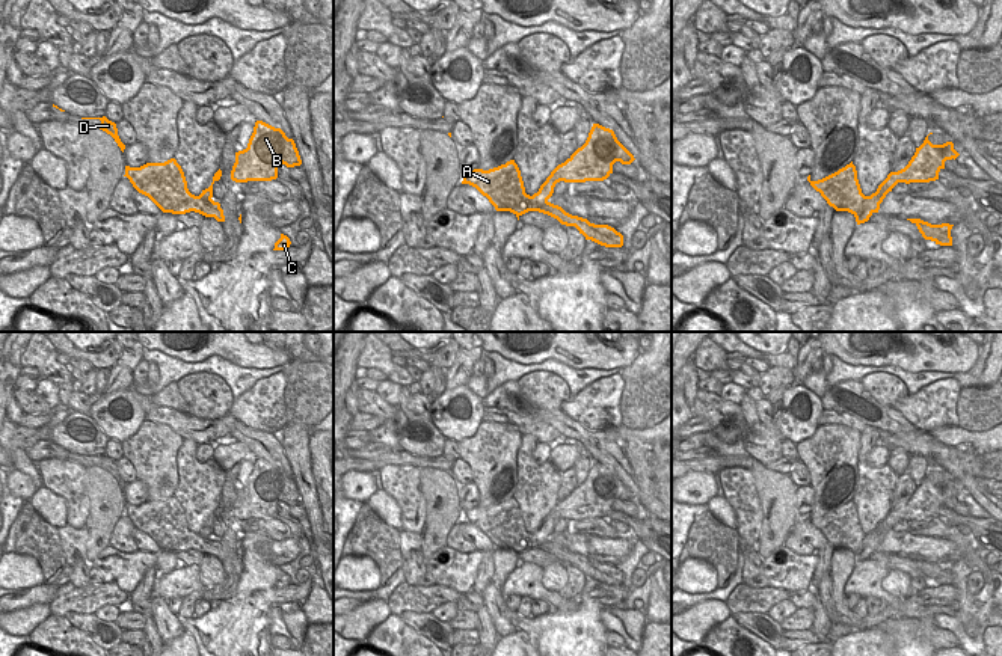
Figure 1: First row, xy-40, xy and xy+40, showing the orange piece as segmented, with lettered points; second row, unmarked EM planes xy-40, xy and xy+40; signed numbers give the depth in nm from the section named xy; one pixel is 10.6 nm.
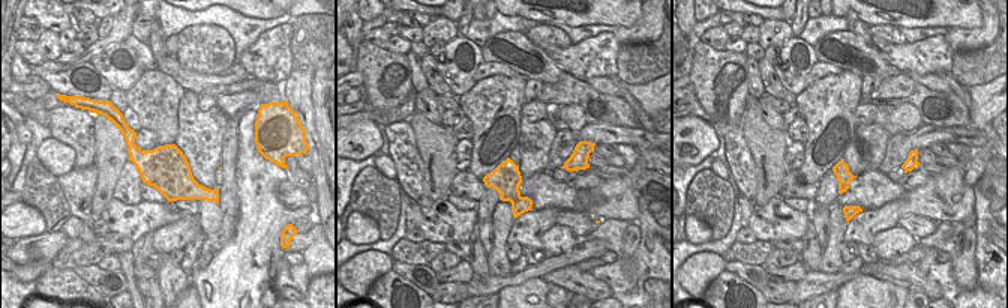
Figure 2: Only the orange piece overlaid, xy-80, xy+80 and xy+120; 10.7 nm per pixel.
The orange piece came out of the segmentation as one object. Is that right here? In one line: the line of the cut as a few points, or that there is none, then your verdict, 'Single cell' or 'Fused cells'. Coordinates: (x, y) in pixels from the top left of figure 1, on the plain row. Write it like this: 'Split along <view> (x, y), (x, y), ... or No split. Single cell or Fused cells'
Split along xy (533, 533), (534, 542), (540, 549). Fused cells.

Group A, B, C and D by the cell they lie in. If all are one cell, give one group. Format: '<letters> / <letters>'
A C D / B

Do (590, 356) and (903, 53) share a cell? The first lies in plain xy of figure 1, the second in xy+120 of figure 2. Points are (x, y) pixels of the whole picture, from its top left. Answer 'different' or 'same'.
different

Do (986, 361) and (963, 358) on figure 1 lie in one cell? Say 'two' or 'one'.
two

